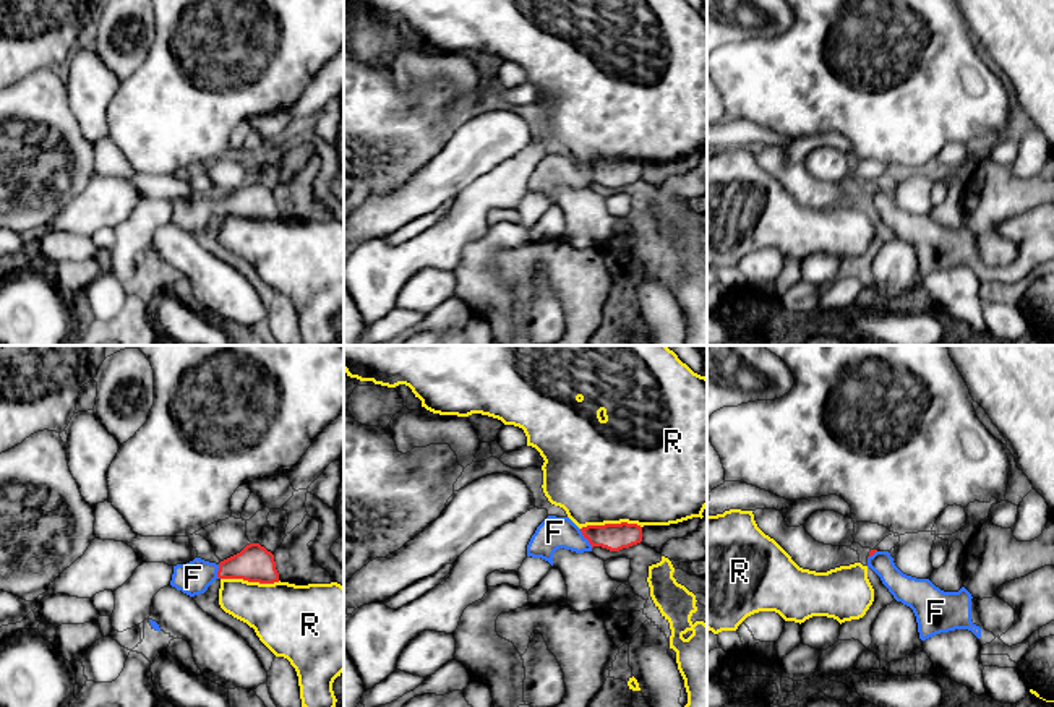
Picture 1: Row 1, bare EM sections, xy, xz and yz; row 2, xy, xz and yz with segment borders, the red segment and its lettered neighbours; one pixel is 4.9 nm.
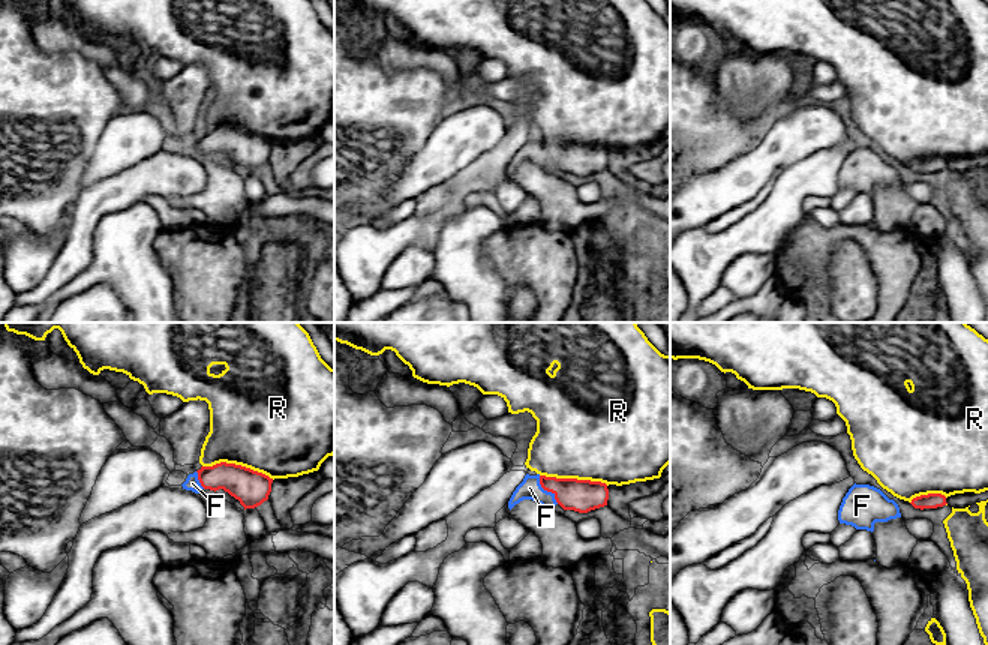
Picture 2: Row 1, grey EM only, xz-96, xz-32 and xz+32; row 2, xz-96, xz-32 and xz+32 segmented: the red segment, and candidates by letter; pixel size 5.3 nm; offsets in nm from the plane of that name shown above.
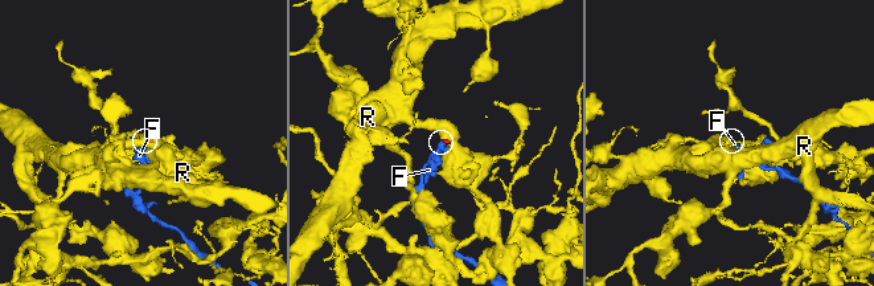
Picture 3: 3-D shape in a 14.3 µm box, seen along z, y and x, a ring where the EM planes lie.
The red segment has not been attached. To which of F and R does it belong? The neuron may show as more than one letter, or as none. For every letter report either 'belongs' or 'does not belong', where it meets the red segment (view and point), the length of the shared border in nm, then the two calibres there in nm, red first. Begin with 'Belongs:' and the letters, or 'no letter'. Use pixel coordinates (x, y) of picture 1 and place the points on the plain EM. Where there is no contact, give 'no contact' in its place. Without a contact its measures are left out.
Belongs: F
F: belongs; meets red in xz at (586, 174); contact 120 nm long; 140 nm thick on the red side, 160 nm on the other
R: does not belong; meets red in xz at (610, 161); contact 300 nm long; 140 nm thick on the red side, 500 nm on the other

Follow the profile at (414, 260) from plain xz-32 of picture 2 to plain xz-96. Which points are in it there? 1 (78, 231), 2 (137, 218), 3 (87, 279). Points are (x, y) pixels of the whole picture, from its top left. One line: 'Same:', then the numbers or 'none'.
Same: 1

